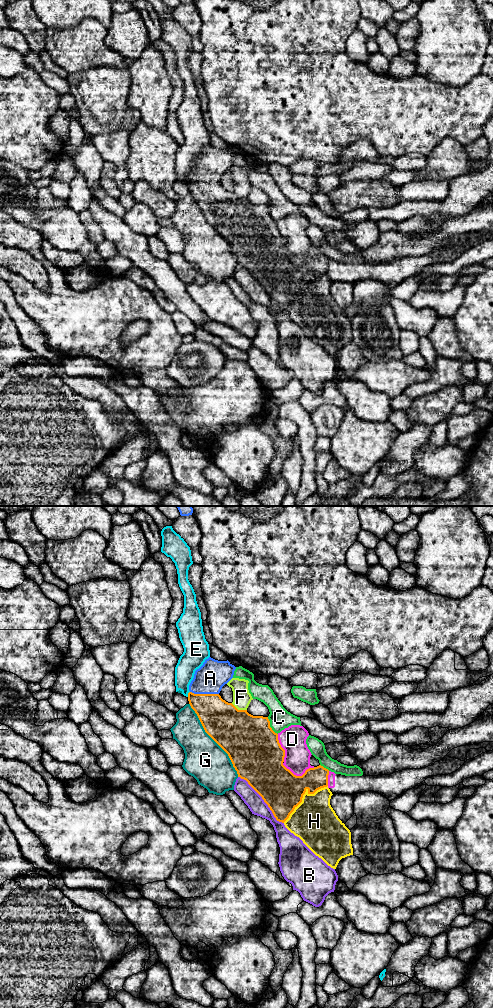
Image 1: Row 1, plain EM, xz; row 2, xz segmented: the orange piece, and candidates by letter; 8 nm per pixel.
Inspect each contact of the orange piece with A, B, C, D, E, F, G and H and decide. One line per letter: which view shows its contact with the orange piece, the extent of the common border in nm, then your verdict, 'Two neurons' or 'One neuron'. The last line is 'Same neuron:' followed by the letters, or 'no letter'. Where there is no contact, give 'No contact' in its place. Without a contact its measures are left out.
A: Touches orange in xz. Shared border 240 nm. One neuron
B: Touches orange in xz. Shared border 550 nm. Two neurons
C: Touches orange in xz. Shared border 170 nm. Two neurons
D: Touches orange in xz. Shared border 260 nm. Two neurons
E: Touches orange in xz. Shared border 50 nm. Two neurons
F: Touches orange in xz. Shared border 140 nm. Two neurons
G: Touches orange in xz. Shared border 700 nm. Two neurons
H: Touches orange in xz. Shared border 460 nm. Two neurons
Same neuron: A

